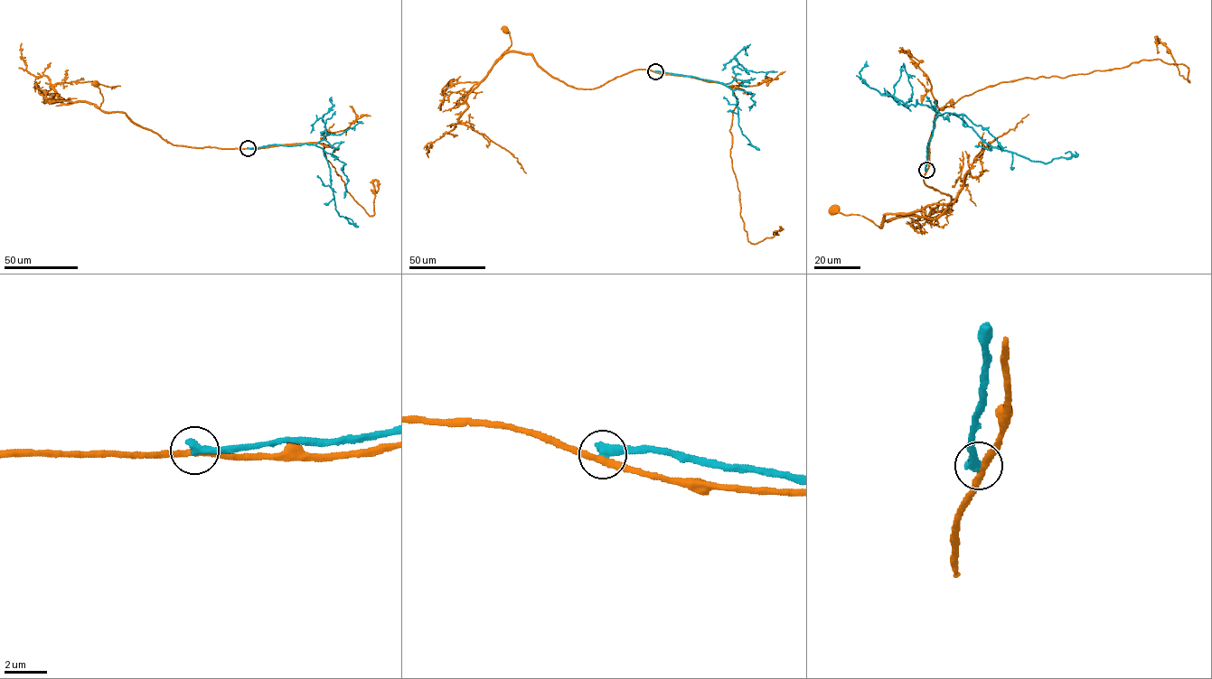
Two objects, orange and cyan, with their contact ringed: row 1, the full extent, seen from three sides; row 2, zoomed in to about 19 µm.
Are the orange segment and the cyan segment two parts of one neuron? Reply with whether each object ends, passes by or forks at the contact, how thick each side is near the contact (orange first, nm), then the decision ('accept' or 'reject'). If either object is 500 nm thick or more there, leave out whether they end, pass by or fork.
orange passes by; cyan ends; calibres 280 and 480 nm; reject

